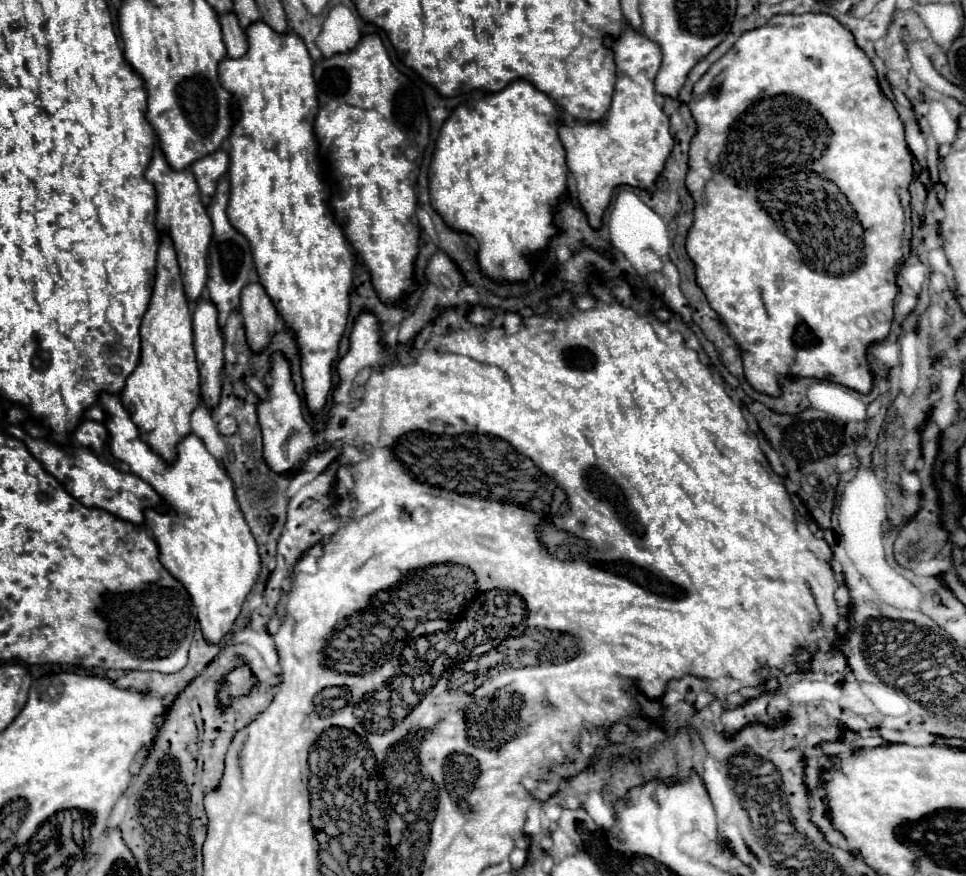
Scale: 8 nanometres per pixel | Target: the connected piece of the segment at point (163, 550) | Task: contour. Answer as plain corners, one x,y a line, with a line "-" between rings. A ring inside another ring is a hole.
102,394
100,404
108,414
104,424
110,432
112,454
126,462
130,470
146,480
170,506
168,514
146,510
146,528
158,544
158,558
164,568
180,580
192,596
206,642
218,644
232,630
262,570
258,546
238,508
232,480
196,434
188,434
186,440
178,444
178,460
166,464
138,438
138,428
118,396

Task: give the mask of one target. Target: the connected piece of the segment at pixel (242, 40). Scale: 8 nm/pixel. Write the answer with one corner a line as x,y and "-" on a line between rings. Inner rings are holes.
234,14
220,16
220,26
222,26
222,38
224,38
224,44
226,44
228,56
232,60
242,58
248,52
248,40
246,40
246,34
240,28
236,16

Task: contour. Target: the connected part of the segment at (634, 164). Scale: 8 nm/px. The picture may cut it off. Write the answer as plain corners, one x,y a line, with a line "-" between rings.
626,28
618,40
606,38
606,44
614,50
618,68
616,90
612,98
610,114
602,122
564,126
560,124
558,136
566,150
566,164
576,182
578,202
584,208
588,224
594,230
602,228
602,216
618,186
632,186
650,190
660,172
664,160
672,152
672,136
668,132
668,116
656,104
654,78
660,70
660,48
644,34

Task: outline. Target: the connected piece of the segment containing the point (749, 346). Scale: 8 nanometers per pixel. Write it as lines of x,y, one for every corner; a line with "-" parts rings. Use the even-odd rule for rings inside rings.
785,14
774,16
770,24
762,28
744,32
730,48
730,52
714,62
712,68
694,86
688,106
698,124
698,134
690,144
690,172
686,184
696,202
696,208
694,226
686,238
686,252
696,266
698,286
706,294
716,314
726,322
730,336
736,340
742,352
746,380
762,394
780,396
780,378
788,376
828,380
852,388
860,394
868,394
872,390
874,376
870,372
866,354
868,346
888,338
894,320
894,296
898,292
896,274
902,260
910,256
912,240
912,220
904,212
900,190
908,192
908,186
914,180
914,160
906,144
904,124
898,114
890,114
886,96
882,94
876,78
878,72
872,60
868,60
868,56
856,46
852,32
848,32
848,28
844,28
836,18
828,14
-
778,96
786,98
774,102
-
766,332
780,332
780,340
766,342

